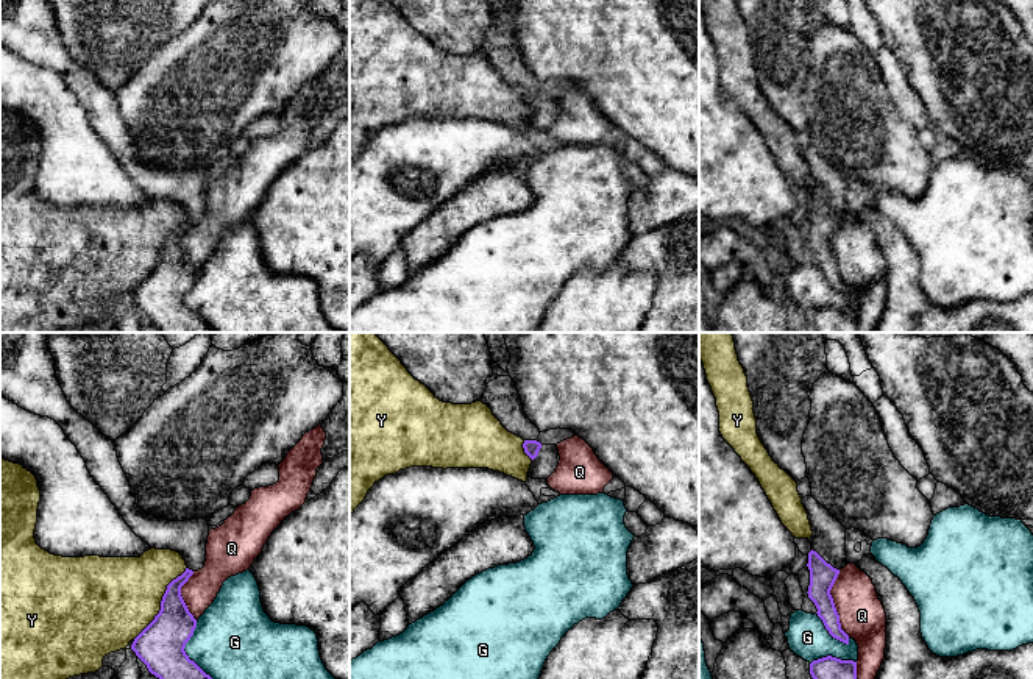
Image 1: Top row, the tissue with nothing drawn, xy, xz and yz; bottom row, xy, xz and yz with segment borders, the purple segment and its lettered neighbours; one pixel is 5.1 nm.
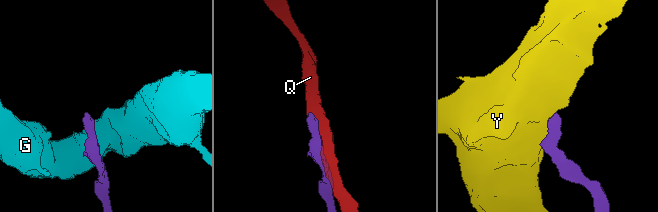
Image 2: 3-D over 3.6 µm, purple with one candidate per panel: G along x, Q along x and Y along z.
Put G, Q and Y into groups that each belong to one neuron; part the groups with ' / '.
G / Q / Y

